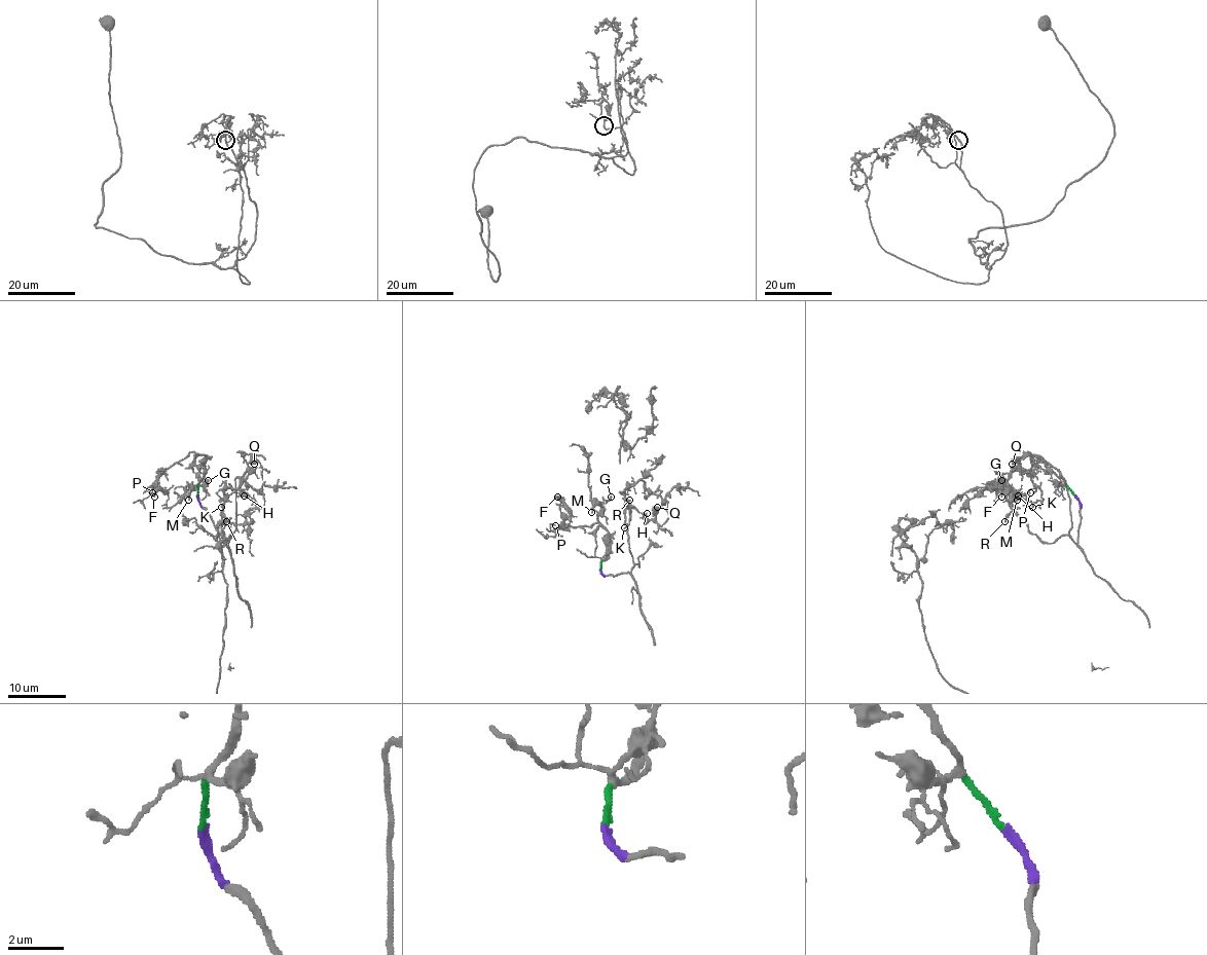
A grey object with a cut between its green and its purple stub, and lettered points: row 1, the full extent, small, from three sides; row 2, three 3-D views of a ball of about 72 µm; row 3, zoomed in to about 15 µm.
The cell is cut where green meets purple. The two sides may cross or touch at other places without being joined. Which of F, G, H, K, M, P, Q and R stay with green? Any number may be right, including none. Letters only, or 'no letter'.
F, G, M, P

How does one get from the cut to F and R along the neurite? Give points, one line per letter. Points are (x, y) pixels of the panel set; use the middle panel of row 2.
F: (599, 570), (607, 557), (607, 530), (598, 522), (568, 525), (559, 507), (562, 498), (556, 497)
R: (599, 570), (606, 576), (629, 572), (632, 561), (628, 528), (624, 522), (629, 500)

